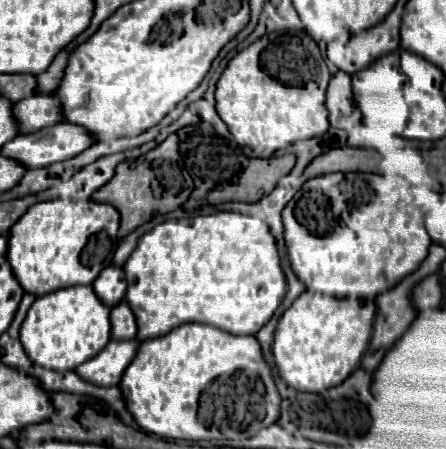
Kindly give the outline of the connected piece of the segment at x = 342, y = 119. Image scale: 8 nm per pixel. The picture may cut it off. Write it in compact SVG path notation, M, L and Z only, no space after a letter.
M338 71L332 75L328 91L326 91L326 109L328 109L328 121L334 129L352 129L360 123L360 111L354 105L352 99L352 87L350 87L350 75L344 71Z

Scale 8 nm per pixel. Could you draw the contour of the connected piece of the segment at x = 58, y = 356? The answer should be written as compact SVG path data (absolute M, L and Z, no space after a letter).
M90 285L66 287L38 297L20 327L20 341L28 359L54 371L72 371L98 355L110 341L110 309L100 303Z

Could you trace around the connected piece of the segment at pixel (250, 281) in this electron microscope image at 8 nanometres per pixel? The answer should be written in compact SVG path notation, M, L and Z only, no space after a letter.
M214 213L214 215L206 215L206 217L192 217L192 219L168 219L156 227L152 227L148 233L144 233L138 239L136 249L132 251L132 255L128 257L128 261L124 263L124 275L126 275L126 301L136 317L136 325L138 325L138 341L144 339L152 339L152 337L160 337L166 335L168 331L172 331L178 325L184 323L204 323L204 325L214 325L218 329L224 329L232 335L252 335L256 333L276 311L278 303L282 301L284 293L286 293L286 283L284 283L284 275L280 269L280 257L276 251L276 243L266 227L266 223L262 223L260 219L254 217L246 217L240 213Z

